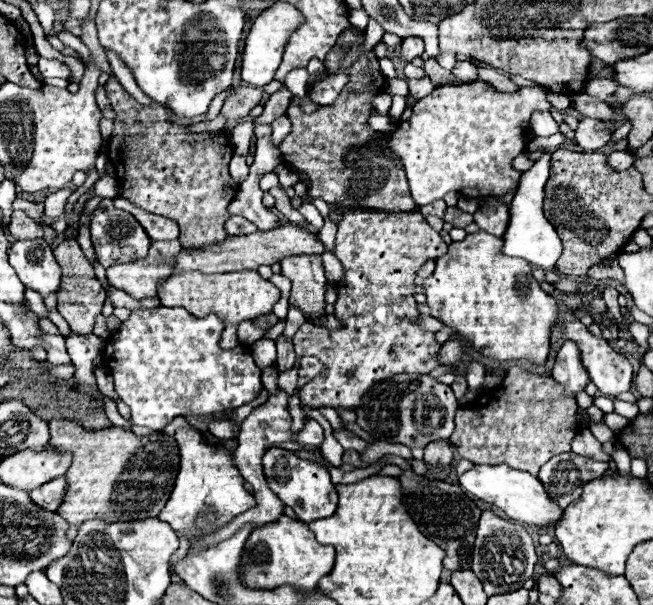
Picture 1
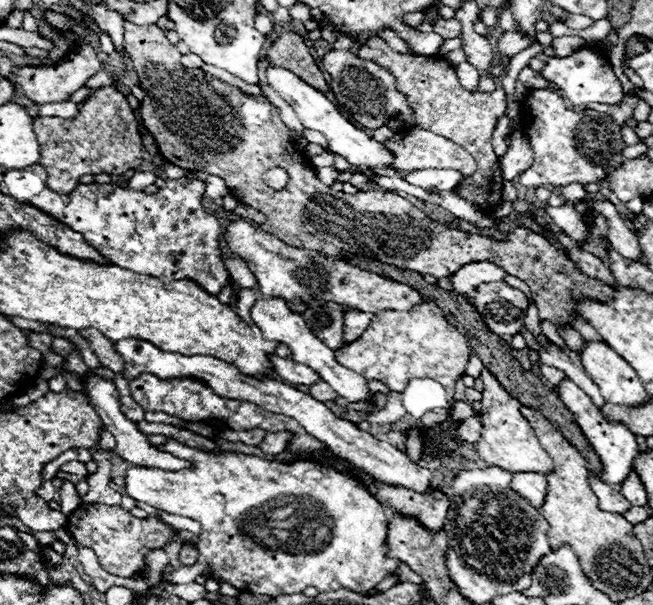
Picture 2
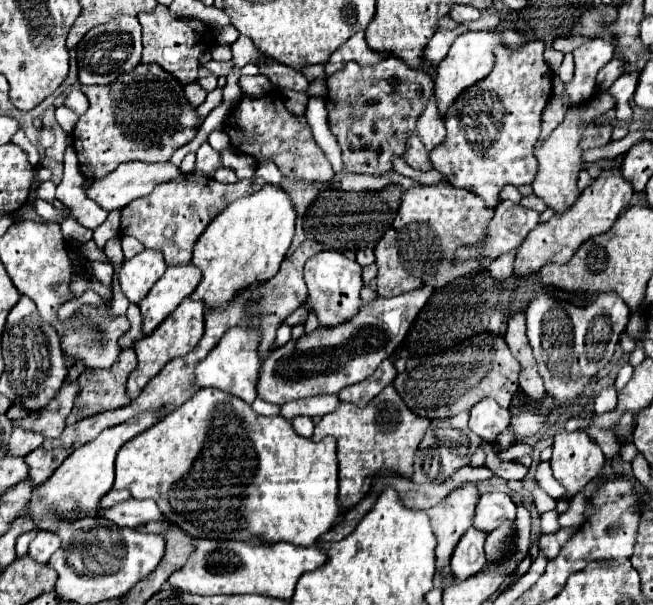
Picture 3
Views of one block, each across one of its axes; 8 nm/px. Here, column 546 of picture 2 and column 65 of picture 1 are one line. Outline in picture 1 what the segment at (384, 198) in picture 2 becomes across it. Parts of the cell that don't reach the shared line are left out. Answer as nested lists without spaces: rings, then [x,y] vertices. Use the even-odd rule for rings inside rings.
[[[74,238],[64,240],[54,248],[54,256],[62,268],[62,284],[58,294],[58,312],[66,318],[70,324],[70,330],[74,334],[90,334],[94,330],[96,316],[102,312],[104,300],[106,300],[106,290],[100,286],[100,282],[94,276],[92,264],[84,258],[78,242]]]

